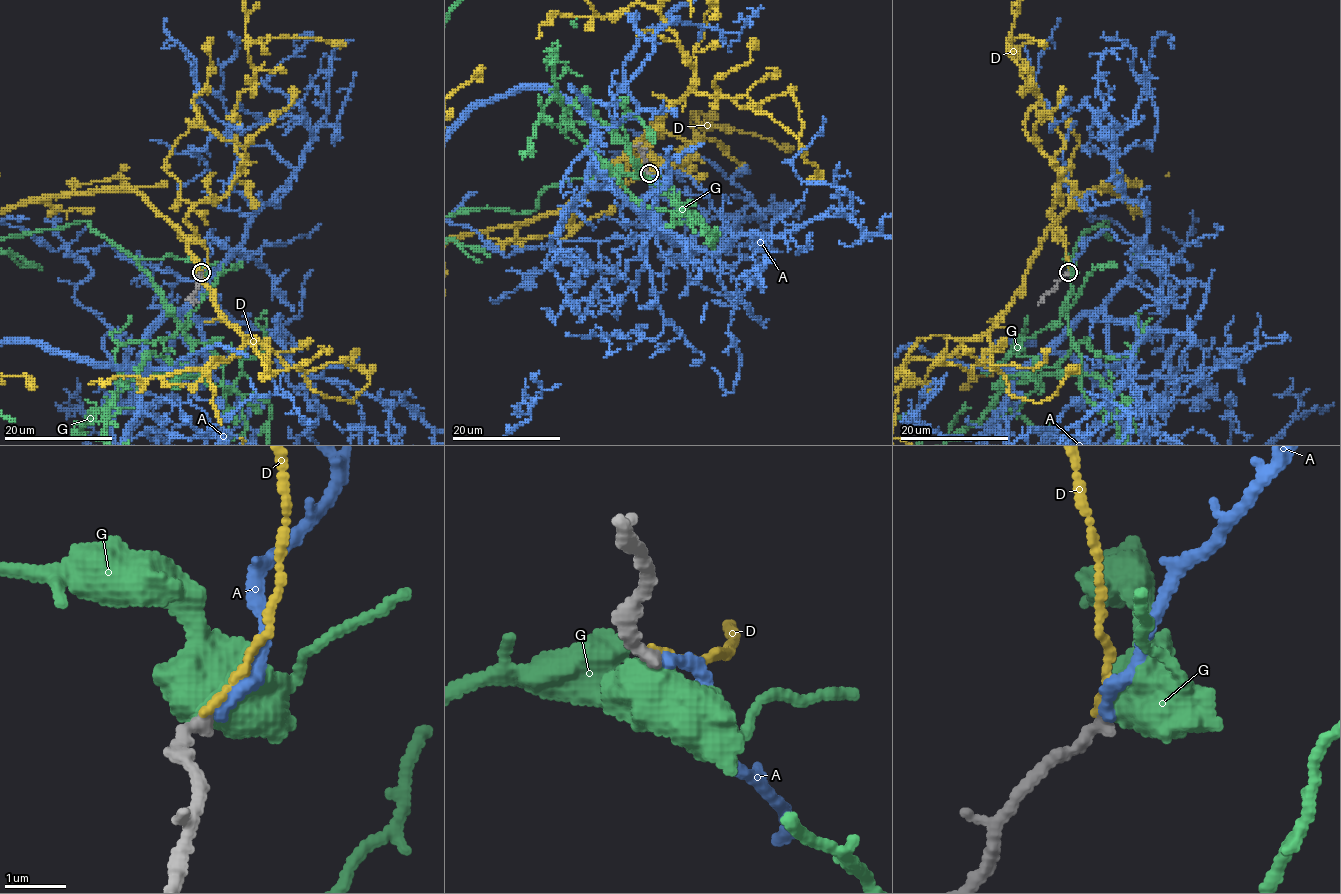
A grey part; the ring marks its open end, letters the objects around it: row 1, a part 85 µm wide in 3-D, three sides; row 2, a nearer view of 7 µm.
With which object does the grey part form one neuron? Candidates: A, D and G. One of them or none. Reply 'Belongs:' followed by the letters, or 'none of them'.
Belongs: A

